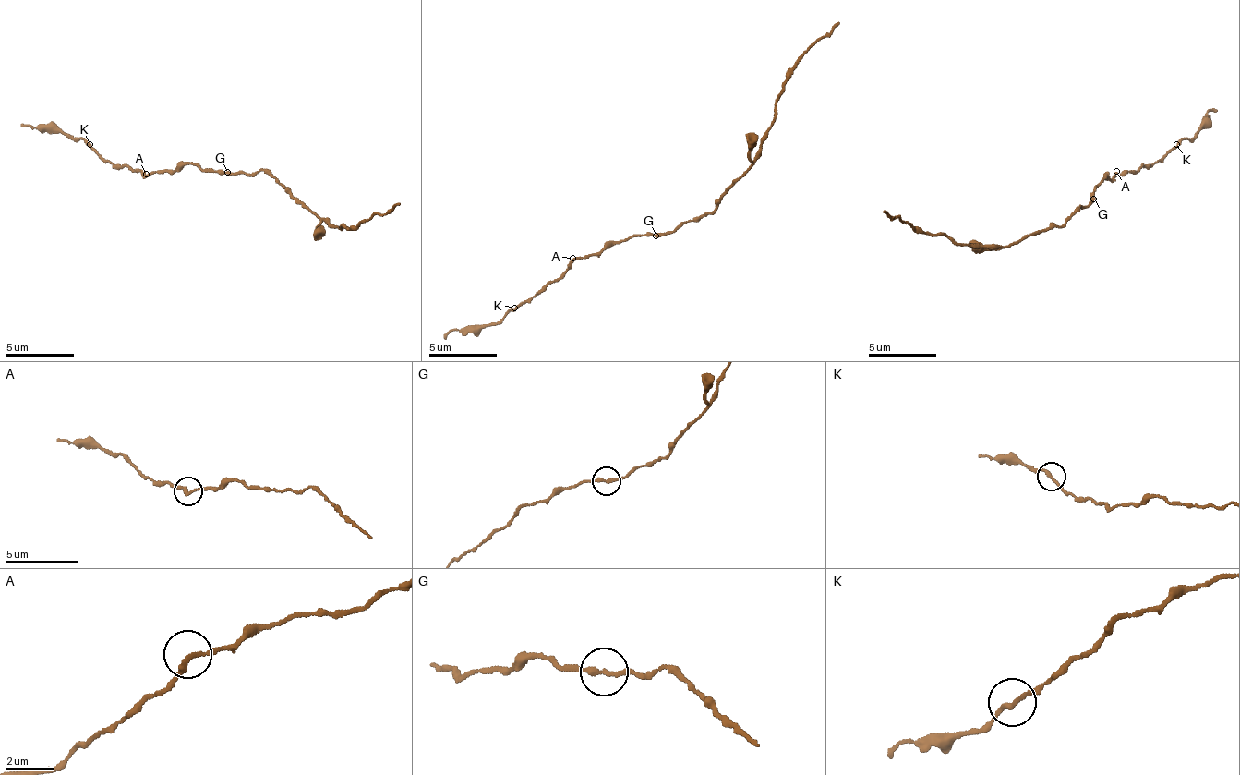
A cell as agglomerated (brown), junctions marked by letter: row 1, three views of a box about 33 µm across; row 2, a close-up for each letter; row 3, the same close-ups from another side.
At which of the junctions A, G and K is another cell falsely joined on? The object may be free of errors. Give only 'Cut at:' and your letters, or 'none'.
Cut at: none

